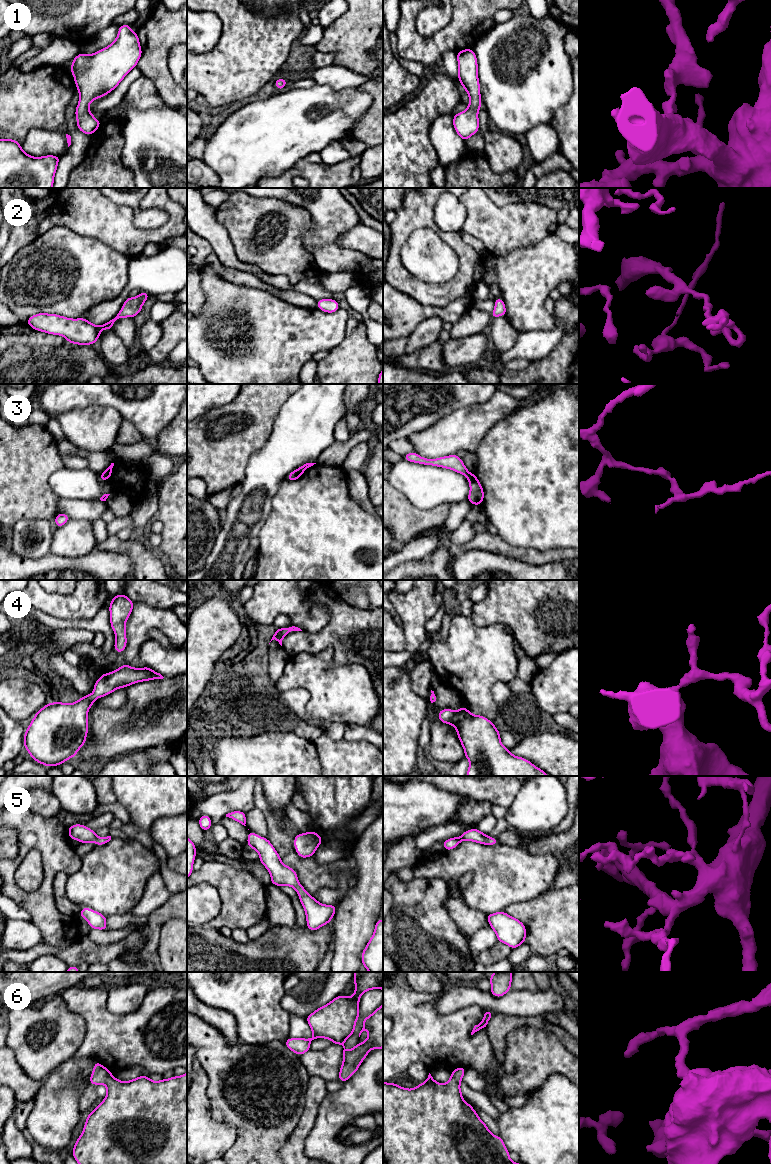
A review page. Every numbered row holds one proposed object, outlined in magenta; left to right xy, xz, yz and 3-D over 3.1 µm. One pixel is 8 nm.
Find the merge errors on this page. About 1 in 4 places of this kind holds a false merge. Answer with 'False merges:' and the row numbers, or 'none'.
False merges: 3

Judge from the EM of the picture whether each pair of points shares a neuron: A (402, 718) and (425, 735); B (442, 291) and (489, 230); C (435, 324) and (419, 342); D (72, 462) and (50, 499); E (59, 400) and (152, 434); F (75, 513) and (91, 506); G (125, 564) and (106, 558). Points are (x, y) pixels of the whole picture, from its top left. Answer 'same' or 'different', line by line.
A: different
B: different
C: same
D: different
E: same
F: same
G: same

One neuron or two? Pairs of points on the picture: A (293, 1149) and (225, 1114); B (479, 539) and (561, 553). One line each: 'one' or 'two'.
A: two
B: one

